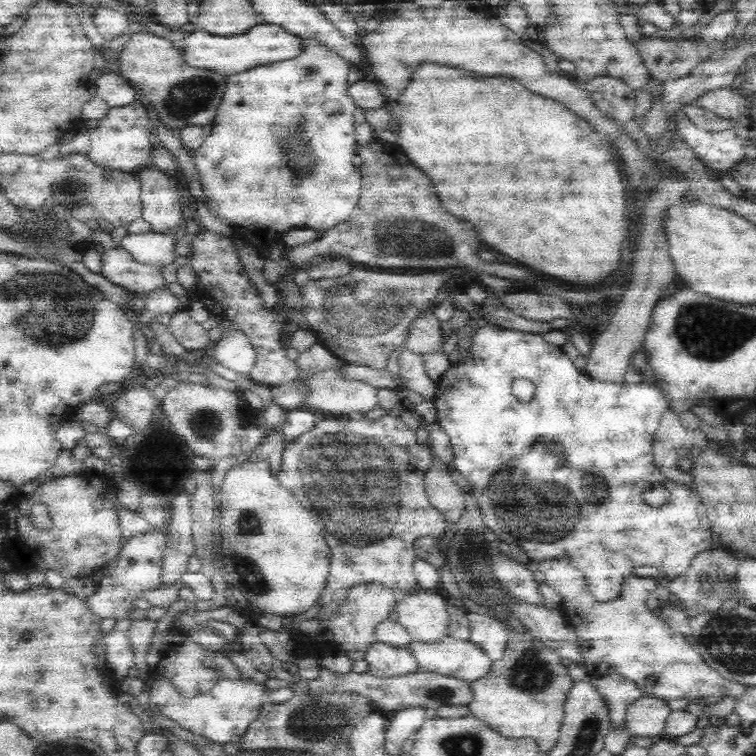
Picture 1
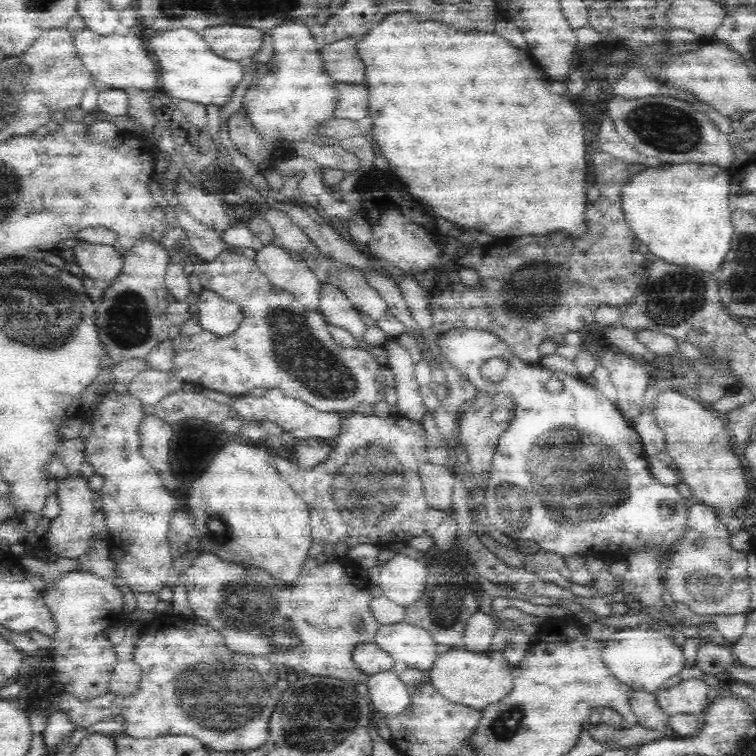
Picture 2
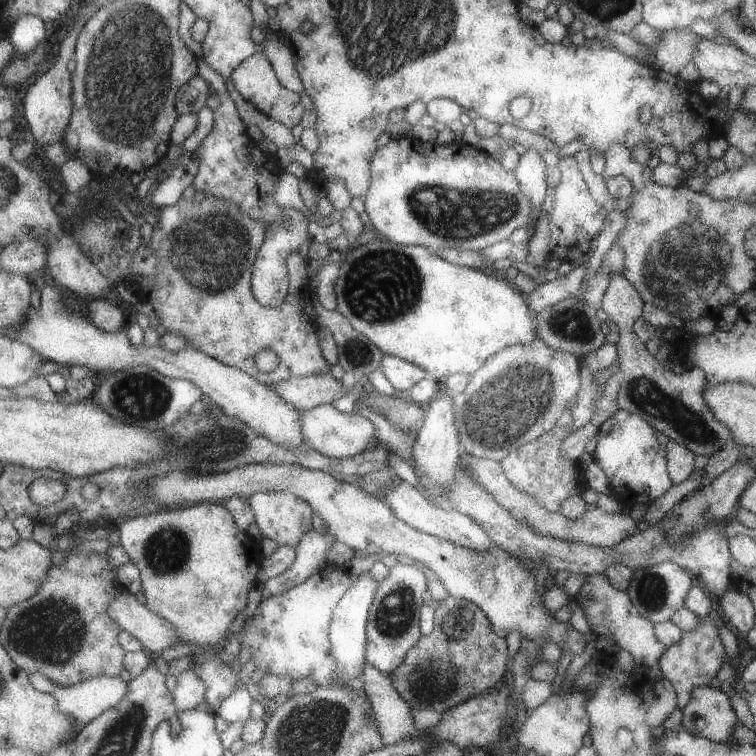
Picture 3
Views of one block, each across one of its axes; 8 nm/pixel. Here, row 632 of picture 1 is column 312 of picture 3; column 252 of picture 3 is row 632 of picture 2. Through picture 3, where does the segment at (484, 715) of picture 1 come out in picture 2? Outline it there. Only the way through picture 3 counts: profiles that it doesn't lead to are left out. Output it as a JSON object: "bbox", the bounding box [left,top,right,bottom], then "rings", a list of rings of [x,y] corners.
{"bbox":[428,629,513,710],"rings":[[[499,629],[490,642],[489,650],[474,653],[464,648],[441,649],[434,660],[434,666],[428,671],[430,682],[450,701],[483,710],[485,706],[508,694],[513,685],[513,668],[504,661],[503,646],[504,634]]]}

